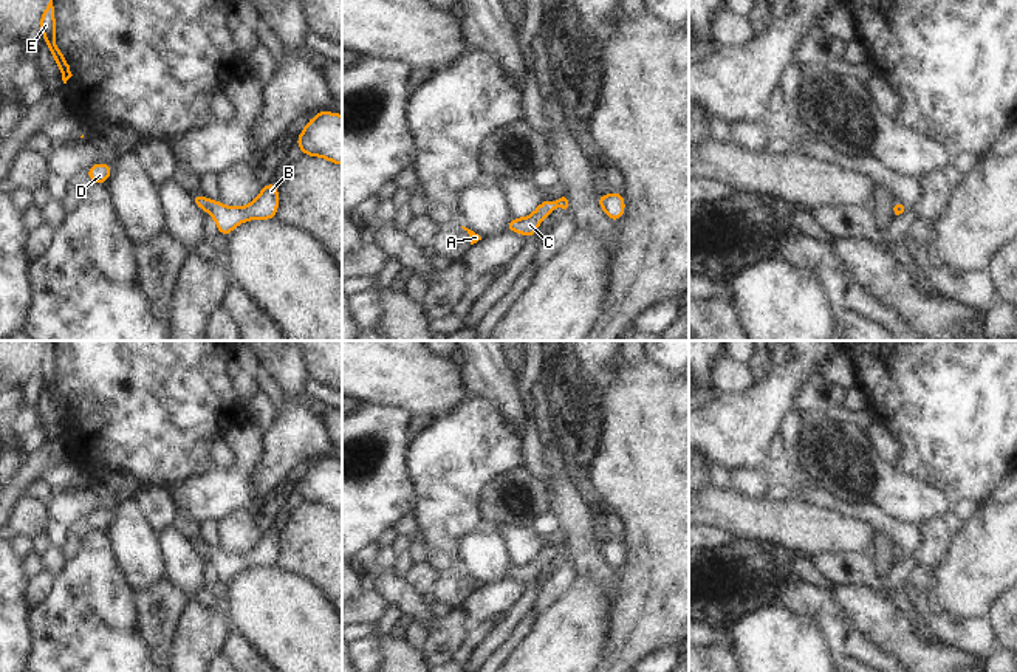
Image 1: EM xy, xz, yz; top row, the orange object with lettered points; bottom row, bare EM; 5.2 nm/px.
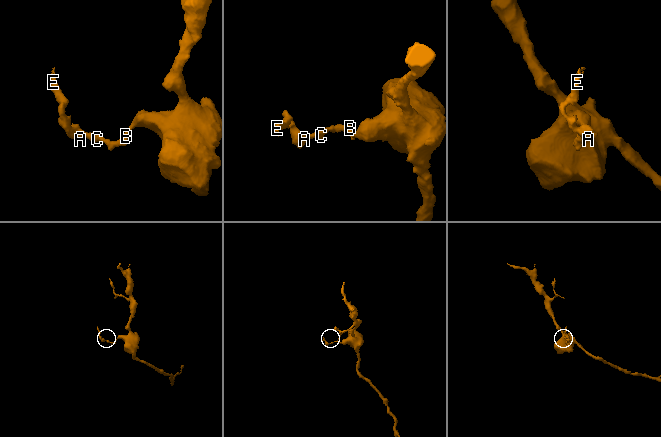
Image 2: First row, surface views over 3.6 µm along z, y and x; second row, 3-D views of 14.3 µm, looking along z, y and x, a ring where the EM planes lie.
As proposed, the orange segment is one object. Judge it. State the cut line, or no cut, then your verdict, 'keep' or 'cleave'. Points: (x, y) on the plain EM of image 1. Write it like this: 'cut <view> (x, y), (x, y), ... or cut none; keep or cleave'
cut none; keep

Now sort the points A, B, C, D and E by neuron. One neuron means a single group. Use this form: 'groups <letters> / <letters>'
groups A B C D E

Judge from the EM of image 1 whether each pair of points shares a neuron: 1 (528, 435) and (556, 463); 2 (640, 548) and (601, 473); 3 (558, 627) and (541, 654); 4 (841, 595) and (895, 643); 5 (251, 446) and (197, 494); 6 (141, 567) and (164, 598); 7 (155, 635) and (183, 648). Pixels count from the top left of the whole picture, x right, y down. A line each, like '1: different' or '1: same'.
1: different
2: same
3: same
4: same
5: same
6: different
7: different

